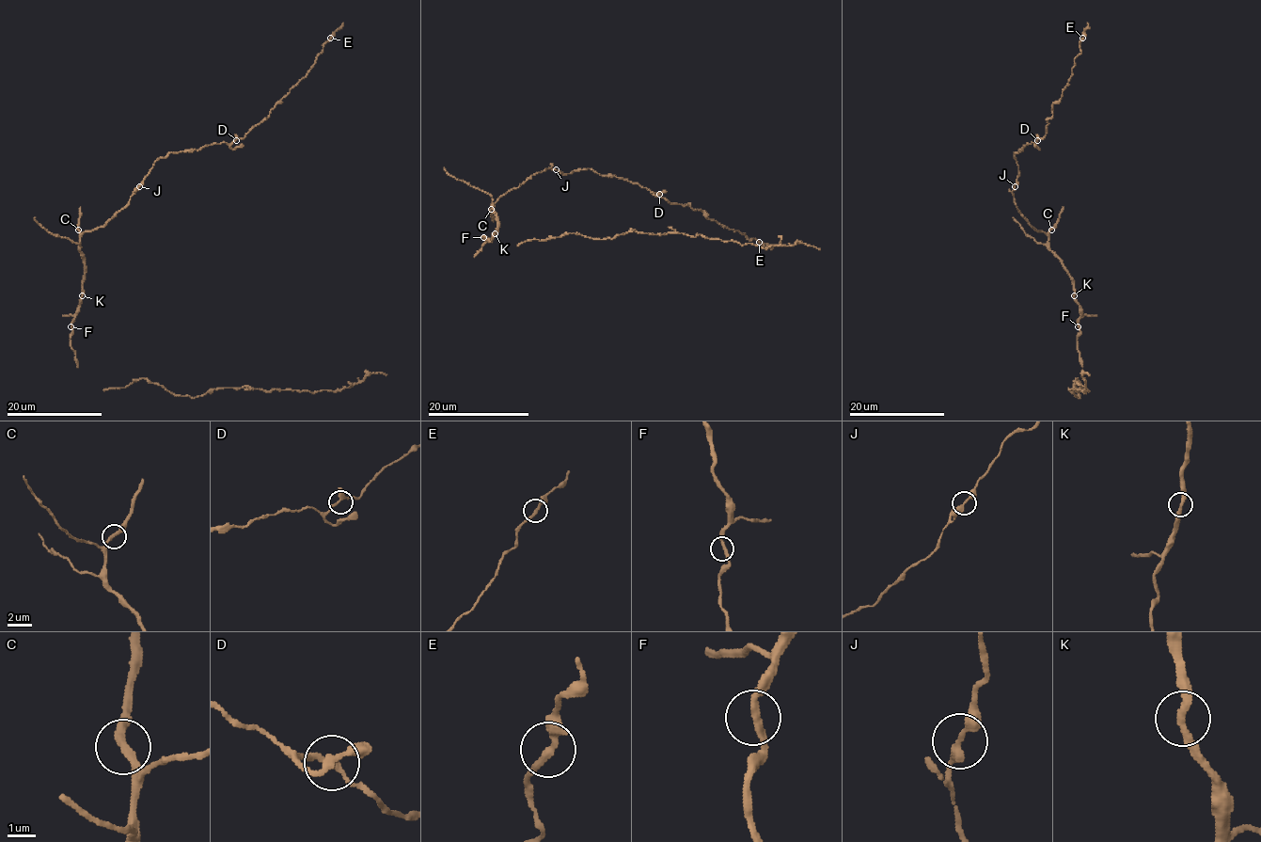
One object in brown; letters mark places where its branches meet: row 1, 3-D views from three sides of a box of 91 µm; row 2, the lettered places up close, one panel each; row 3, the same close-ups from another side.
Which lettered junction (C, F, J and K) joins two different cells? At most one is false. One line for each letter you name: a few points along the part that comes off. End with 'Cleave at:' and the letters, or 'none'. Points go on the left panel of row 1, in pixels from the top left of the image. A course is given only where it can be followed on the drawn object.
Cleave at: none

